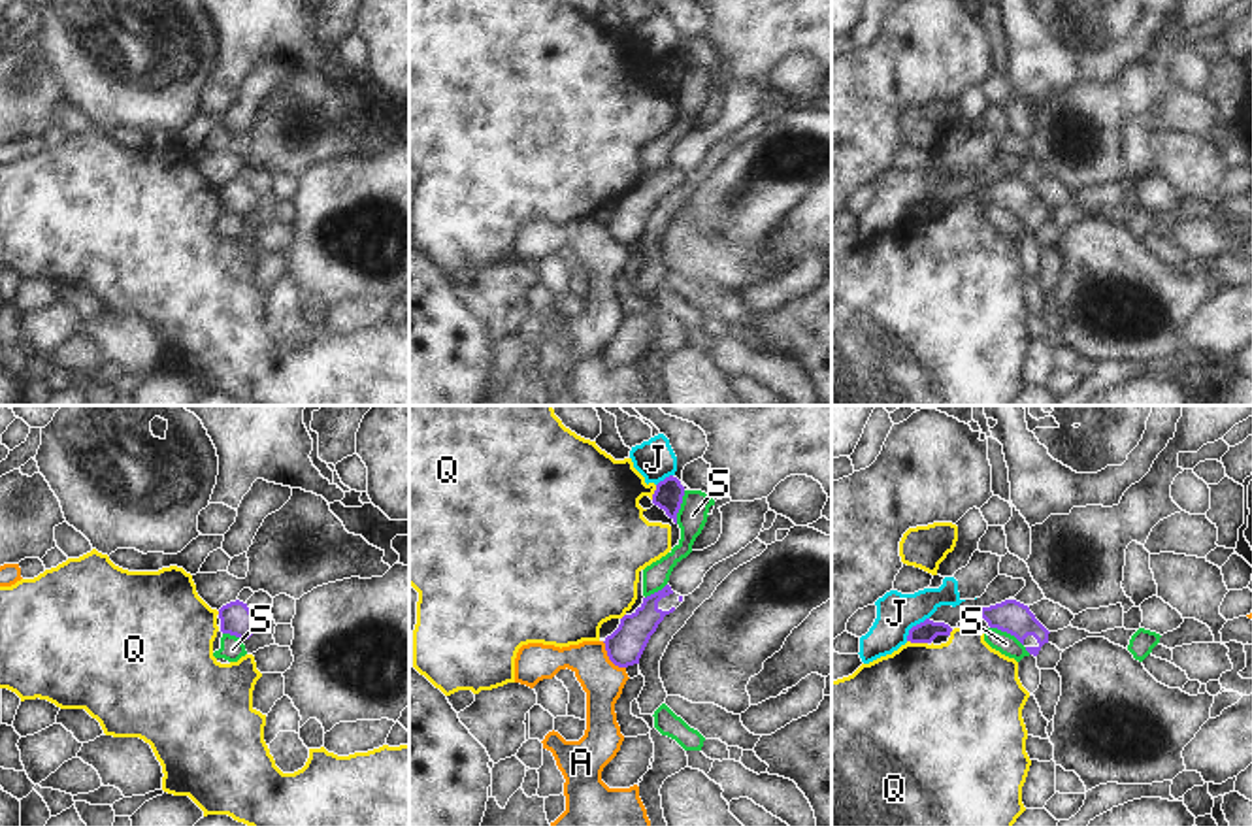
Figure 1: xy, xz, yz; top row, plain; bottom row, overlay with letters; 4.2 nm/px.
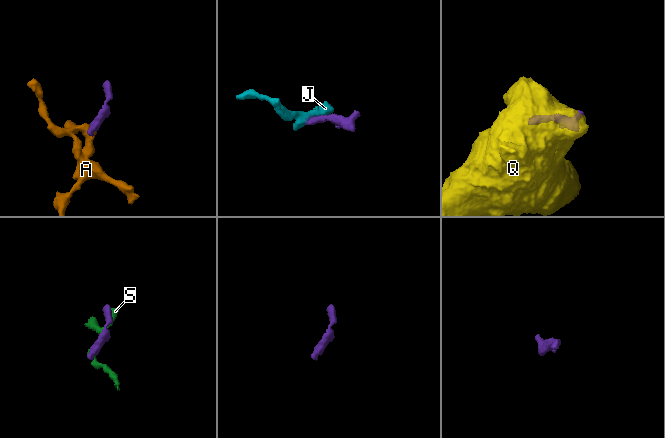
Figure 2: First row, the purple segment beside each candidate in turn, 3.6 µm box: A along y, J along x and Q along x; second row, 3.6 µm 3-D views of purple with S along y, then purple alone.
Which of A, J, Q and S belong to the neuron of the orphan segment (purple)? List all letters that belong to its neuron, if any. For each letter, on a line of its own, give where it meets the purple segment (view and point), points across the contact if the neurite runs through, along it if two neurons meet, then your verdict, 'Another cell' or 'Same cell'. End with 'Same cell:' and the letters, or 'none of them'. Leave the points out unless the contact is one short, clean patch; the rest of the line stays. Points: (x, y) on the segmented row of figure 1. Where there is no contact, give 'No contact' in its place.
A: Touches purple at xz (609, 659). Boundary: xz (602, 642), (608, 657), (625, 668). Another cell
J: Touches purple at yz (913, 627). Boundary: yz (928, 617), (917, 623), (906, 640). Another cell
Q: Touches purple at yz (917, 642). Another cell
S: Touches purple at yz (1011, 634). Another cell
Same cell: none of them

